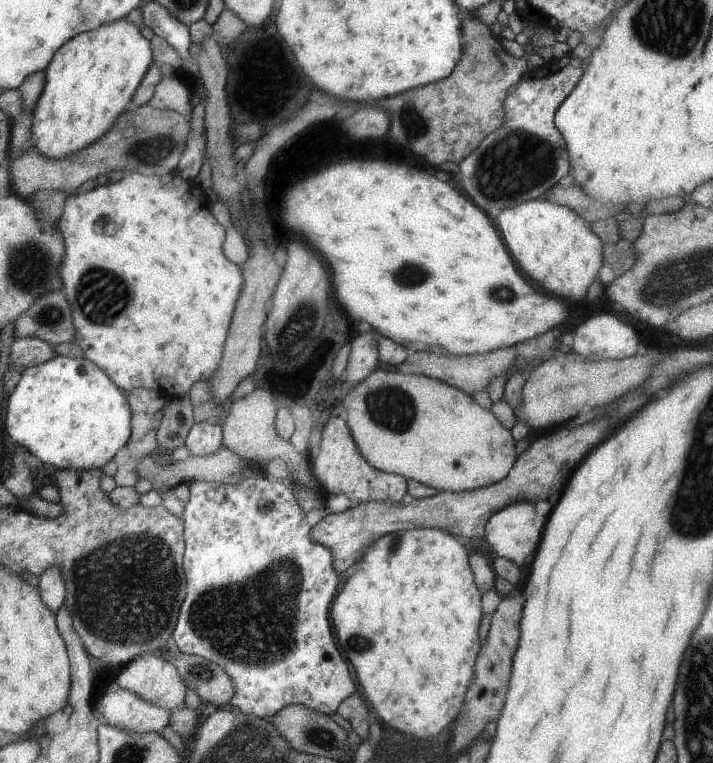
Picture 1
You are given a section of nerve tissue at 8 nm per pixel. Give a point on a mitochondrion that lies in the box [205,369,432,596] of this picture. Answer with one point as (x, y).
(389, 407)

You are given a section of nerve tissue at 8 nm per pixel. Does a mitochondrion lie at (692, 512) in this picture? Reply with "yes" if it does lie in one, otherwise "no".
yes

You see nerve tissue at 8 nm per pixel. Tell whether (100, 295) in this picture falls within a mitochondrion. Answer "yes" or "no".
yes

